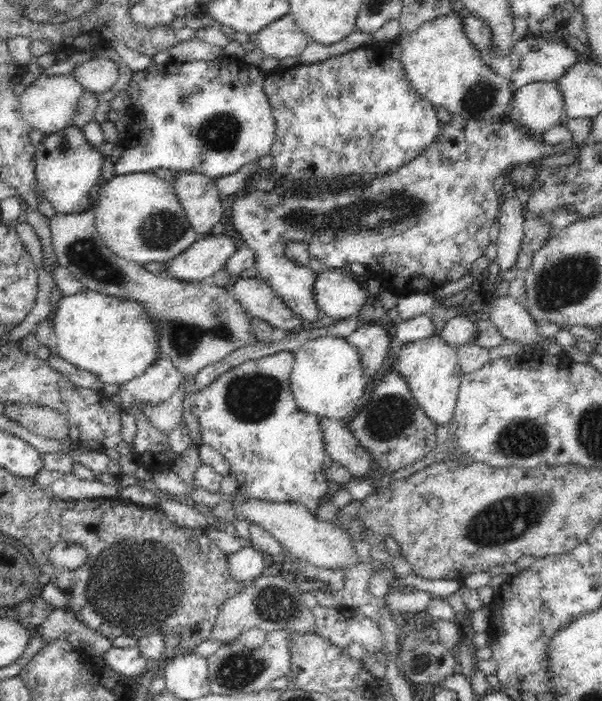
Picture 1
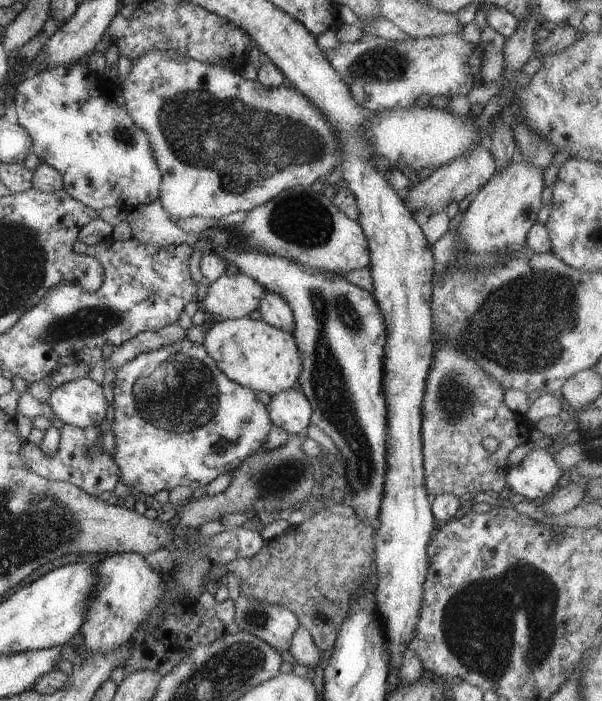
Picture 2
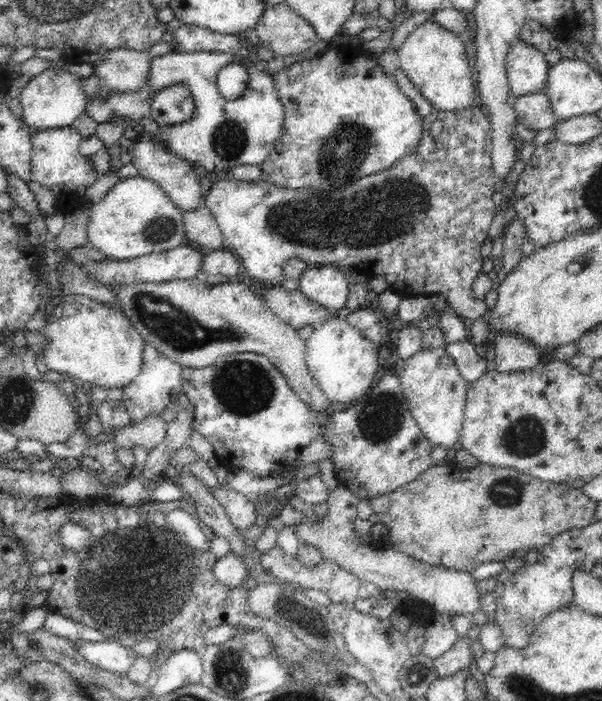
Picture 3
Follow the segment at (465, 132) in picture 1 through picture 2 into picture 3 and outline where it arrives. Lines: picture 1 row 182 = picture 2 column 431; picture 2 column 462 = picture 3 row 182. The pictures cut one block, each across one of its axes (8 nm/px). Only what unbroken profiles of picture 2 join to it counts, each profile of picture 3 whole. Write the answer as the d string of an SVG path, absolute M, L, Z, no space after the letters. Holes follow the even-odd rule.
M470 106L464 110L456 110L452 112L442 112L433 110L432 114L423 118L424 132L422 140L418 144L412 154L404 156L402 160L395 162L390 168L383 171L371 174L370 176L363 176L358 180L354 180L348 186L336 188L334 192L314 192L311 187L304 189L282 188L266 181L240 181L234 178L227 180L218 180L213 183L208 194L204 196L203 206L208 208L212 213L212 217L220 226L223 233L225 248L234 253L241 259L242 266L245 266L246 272L250 276L254 276L257 280L264 280L267 286L277 286L282 281L286 280L283 275L283 264L292 258L298 258L310 265L334 265L343 270L356 270L370 274L371 276L384 274L388 282L388 288L395 293L398 293L401 298L412 298L412 296L434 296L434 294L441 294L446 300L447 304L451 306L451 311L456 313L459 317L467 322L476 320L480 316L485 316L488 311L485 299L480 299L474 295L472 286L474 280L480 274L482 268L481 255L482 243L488 238L488 232L495 218L496 207L494 207L494 200L492 194L496 192L498 187L498 180L494 176L493 162L491 153L493 150L493 130L491 129L491 120L481 107ZM440 120L444 123L443 131L440 133L437 140L430 135L430 126L433 122Z

